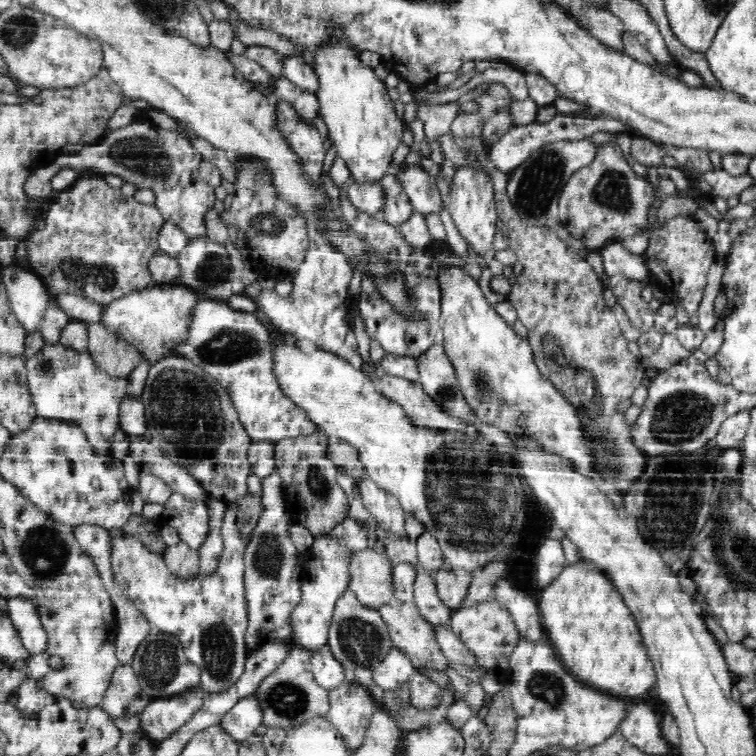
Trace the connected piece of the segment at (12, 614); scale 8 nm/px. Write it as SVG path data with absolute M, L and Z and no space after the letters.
M9 599L9 619L20 637L20 643L29 655L38 655L47 649L47 632L37 607L30 599Z

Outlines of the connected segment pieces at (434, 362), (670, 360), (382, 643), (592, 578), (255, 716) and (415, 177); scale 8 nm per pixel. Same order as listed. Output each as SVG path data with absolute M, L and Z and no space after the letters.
M441 339L431 345L418 359L419 382L428 396L441 404L450 414L474 420L470 407L460 392L455 368L445 354Z
M670 333L662 335L662 345L658 352L654 356L643 358L640 364L645 370L658 368L661 371L690 358L694 358L692 352L682 346L676 333Z
M346 588L346 592L334 603L332 620L329 626L328 645L334 659L342 665L342 670L350 669L354 672L355 683L364 689L372 690L376 688L374 680L375 668L386 656L392 644L388 637L386 623L382 620L377 609L364 606L352 590Z
M582 560L568 565L546 588L542 590L540 600L537 600L541 622L546 631L547 639L552 642L557 657L563 667L568 670L582 685L596 690L604 690L616 698L640 698L648 696L655 689L656 673L646 656L646 649L641 632L632 618L632 612L626 608L624 598L614 588L614 584L605 573L592 561Z
M249 695L226 712L219 727L232 738L232 741L244 744L248 738L255 735L255 730L262 725L262 722L262 710L258 702Z
M411 166L396 175L405 186L413 212L425 218L442 214L444 204L442 204L442 194L435 185L435 176L426 174L418 166Z

